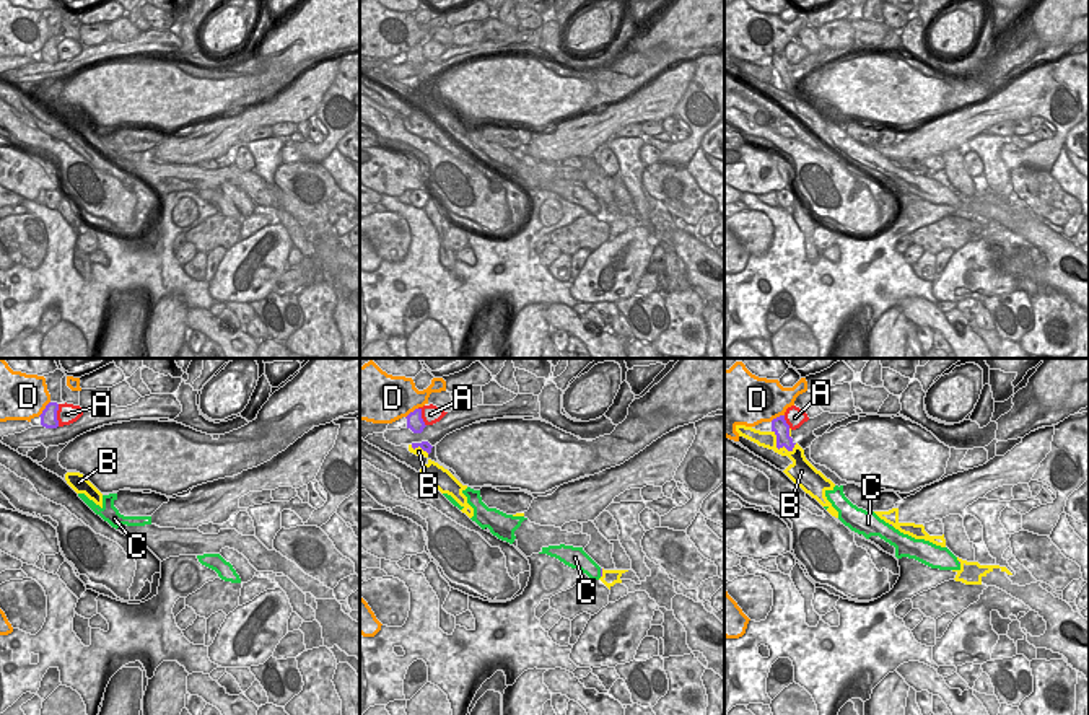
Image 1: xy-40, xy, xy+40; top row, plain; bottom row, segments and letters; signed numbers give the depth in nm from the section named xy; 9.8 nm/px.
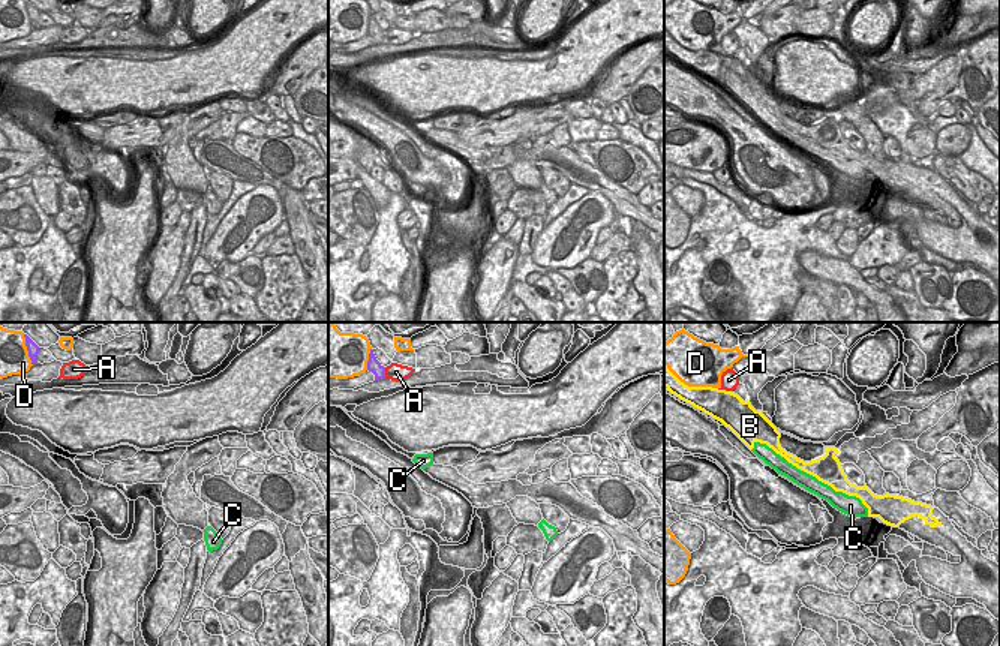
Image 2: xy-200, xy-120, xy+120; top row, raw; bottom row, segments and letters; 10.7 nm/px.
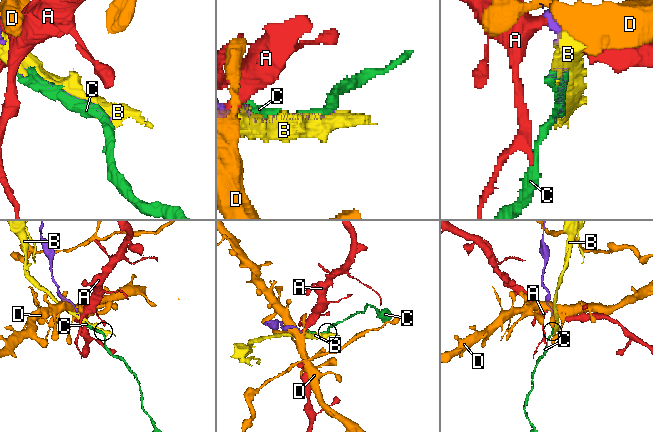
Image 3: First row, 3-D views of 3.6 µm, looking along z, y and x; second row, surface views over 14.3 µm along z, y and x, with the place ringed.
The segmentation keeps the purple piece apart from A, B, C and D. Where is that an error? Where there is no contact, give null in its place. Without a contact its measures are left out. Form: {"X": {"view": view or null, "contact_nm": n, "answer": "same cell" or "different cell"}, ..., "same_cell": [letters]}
{"A": {"view": "xy-40", "contact_nm": 220, "answer": "different cell"}, "B": {"view": "xy+40", "contact_nm": 300, "answer": "different cell"}, "C": {"view": "xy", "contact_nm": 80, "answer": "same cell"}, "D": {"view": "xy-40", "contact_nm": 200, "answer": "different cell"}, "same_cell": ["C"]}

